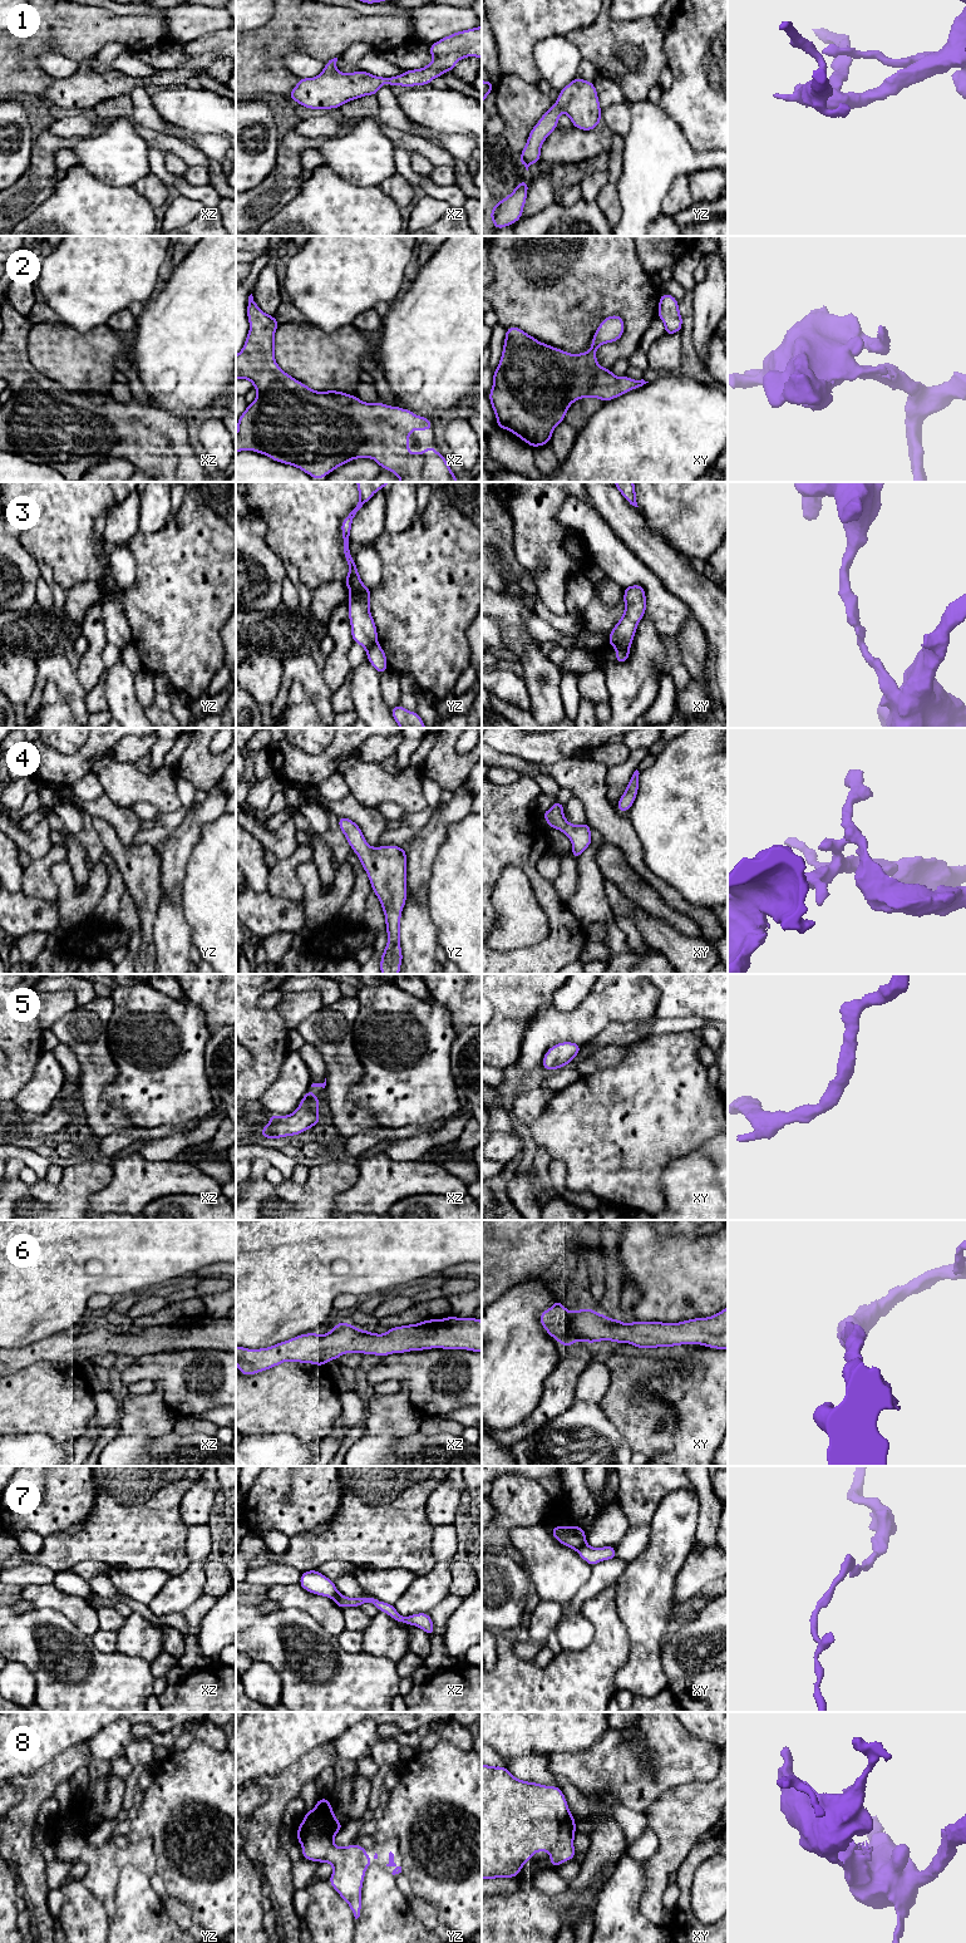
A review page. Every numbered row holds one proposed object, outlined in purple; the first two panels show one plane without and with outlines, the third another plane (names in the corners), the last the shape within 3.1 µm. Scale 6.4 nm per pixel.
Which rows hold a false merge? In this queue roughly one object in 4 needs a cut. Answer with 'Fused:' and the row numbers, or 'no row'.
Fused: 3, 7

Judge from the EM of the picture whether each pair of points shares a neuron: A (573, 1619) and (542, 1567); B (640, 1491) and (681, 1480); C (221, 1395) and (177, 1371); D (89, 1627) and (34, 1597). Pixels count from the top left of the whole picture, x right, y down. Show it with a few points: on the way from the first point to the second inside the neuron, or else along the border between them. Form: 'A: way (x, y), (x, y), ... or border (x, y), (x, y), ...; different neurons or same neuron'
A: way (566, 1607), (561, 1585), (555, 1579); same neuron
B: way (650, 1481), (671, 1480); same neuron
C: way (215, 1382), (212, 1380), (192, 1380), (190, 1377); same neuron
D: way (75, 1613), (65, 1603), (48, 1597); same neuron

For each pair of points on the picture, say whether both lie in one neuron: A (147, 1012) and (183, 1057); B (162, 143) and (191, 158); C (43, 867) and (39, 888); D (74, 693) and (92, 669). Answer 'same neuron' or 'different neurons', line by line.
A: same neuron
B: same neuron
C: same neuron
D: different neurons

